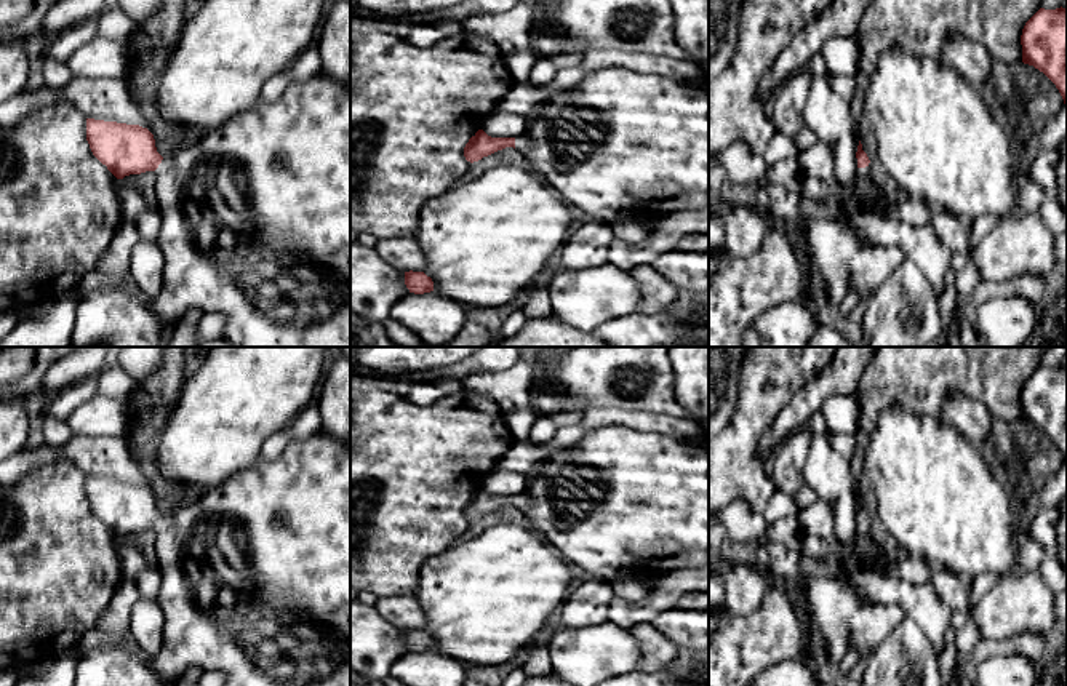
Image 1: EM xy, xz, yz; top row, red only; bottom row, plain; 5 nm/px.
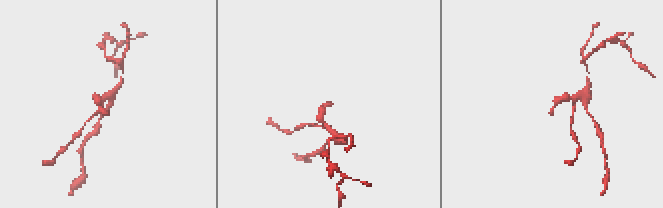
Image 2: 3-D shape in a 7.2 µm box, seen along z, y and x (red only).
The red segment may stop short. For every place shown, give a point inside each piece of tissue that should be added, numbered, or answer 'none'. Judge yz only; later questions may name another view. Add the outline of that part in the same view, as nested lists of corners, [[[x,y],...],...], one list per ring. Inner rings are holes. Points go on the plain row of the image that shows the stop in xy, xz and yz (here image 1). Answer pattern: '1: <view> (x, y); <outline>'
1: yz (874, 555); [[[865,524],[865,526],[857,526],[857,534],[856,534],[856,539],[851,545],[854,548],[854,552],[861,556],[861,563],[854,568],[851,568],[848,564],[848,561],[841,556],[840,563],[838,563],[838,579],[856,595],[859,596],[864,603],[870,603],[870,600],[867,600],[864,595],[862,595],[862,590],[857,588],[857,587],[851,587],[849,582],[848,582],[848,574],[853,571],[853,569],[873,569],[880,574],[885,574],[886,576],[886,566],[888,566],[888,561],[891,558],[891,553],[893,553],[893,548],[888,550],[885,548],[881,544],[878,544],[872,532],[870,532],[870,526]]]

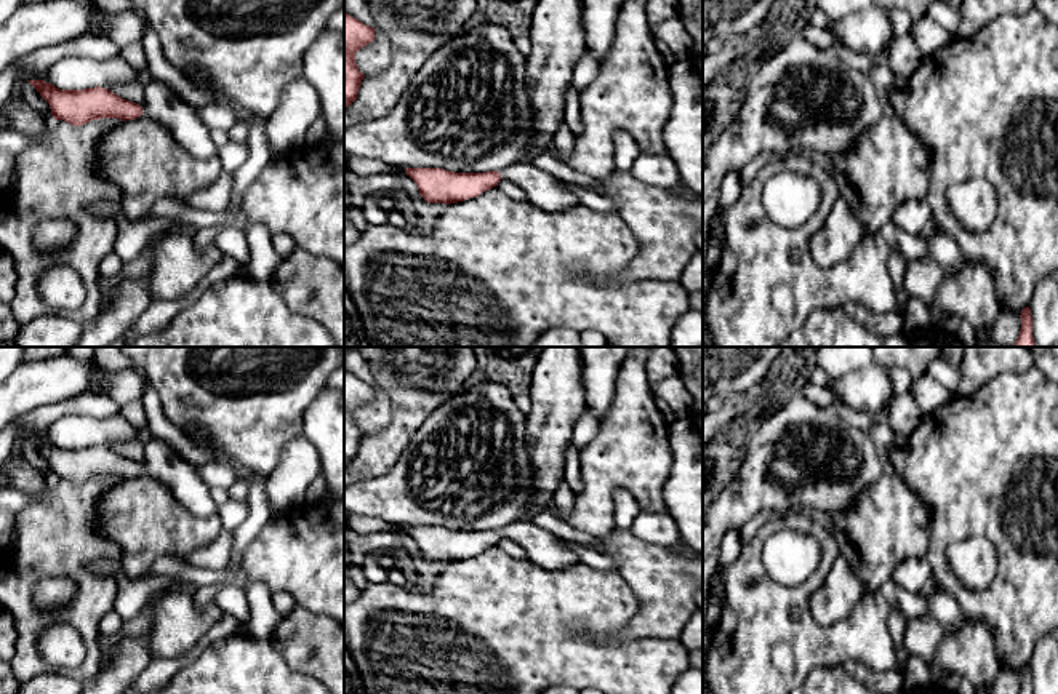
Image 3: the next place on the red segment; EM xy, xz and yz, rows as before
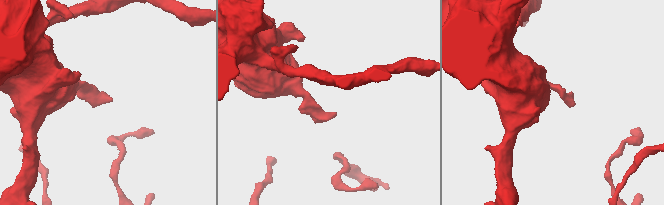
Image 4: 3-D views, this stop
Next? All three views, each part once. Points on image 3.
1: xy (162, 461); [[[154,437],[144,445],[144,462],[141,465],[144,475],[163,481],[192,515],[200,518],[218,515],[218,505],[210,494],[210,488],[194,465],[168,441]]]

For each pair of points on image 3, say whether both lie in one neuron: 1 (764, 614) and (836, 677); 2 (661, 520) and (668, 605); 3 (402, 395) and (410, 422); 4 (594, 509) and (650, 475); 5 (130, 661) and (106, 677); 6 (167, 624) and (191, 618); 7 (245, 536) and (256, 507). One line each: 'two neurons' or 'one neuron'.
1: two neurons
2: two neurons
3: one neuron
4: one neuron
5: one neuron
6: one neuron
7: one neuron

